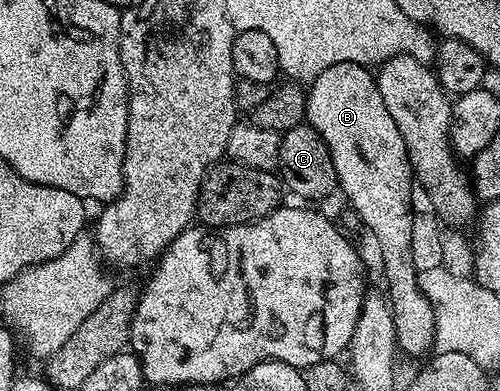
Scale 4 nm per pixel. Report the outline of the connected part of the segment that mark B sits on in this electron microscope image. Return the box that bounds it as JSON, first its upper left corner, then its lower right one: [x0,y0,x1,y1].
[306,63,435,357]

